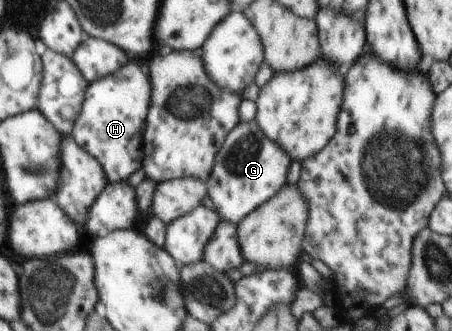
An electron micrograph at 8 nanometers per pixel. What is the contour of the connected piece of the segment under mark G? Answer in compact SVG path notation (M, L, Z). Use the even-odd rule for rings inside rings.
M255 119L239 123L225 137L206 180L208 196L213 201L215 212L221 220L238 224L287 184L287 171L292 162L289 153L270 139Z

